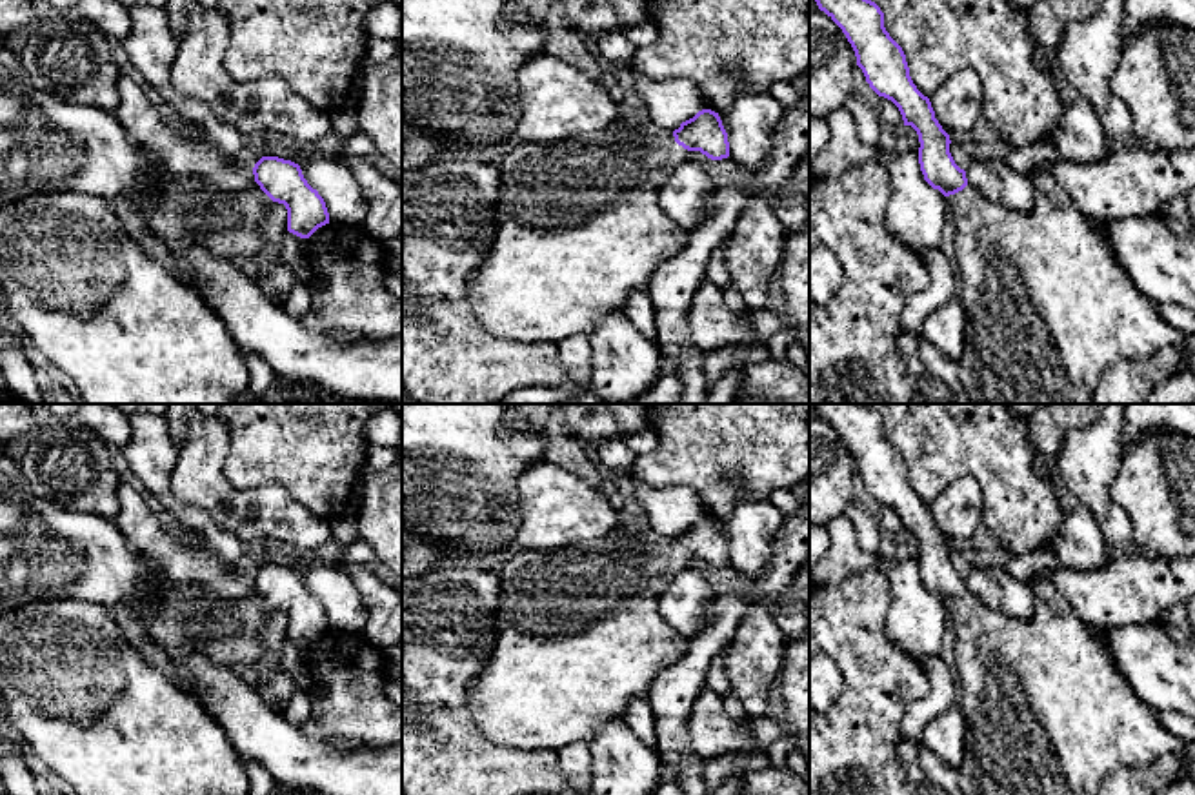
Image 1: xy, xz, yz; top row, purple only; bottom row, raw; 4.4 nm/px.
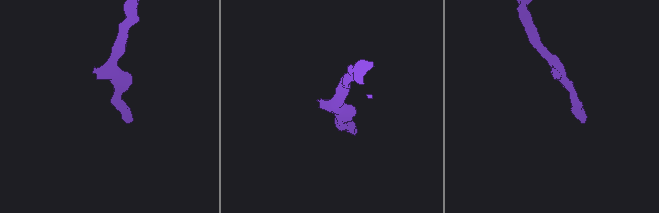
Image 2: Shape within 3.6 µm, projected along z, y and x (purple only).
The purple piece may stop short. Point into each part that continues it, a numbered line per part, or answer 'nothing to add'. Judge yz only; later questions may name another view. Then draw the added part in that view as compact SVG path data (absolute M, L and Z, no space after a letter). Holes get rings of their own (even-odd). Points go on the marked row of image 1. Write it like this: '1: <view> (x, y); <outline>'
1: yz (1048, 308); M1039 166L1028 173L1033 207L1019 213L984 198L969 184L946 196L953 226L953 266L964 309L964 349L959 378L968 404L1090 404L1100 375L1124 360L1148 360L1159 349L1182 342L1115 257L1102 220L1084 215L1051 175Z

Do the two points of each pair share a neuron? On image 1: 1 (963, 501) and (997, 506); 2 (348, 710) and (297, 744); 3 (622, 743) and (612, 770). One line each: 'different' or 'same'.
1: different
2: different
3: same

